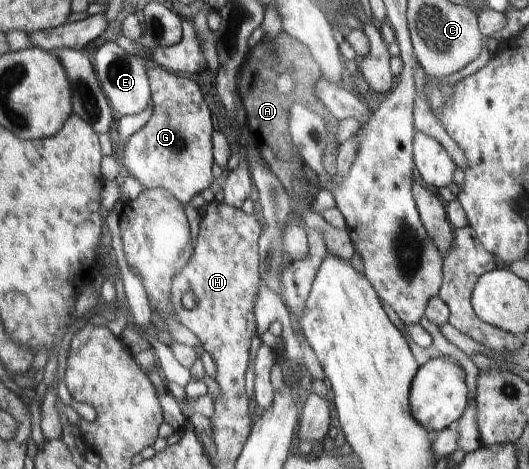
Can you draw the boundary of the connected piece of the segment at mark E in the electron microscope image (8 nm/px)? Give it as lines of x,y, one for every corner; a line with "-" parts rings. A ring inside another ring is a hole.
115,41
103,44
94,55
94,69
110,107
116,117
144,111
151,101
151,87
147,69
135,55
124,50

